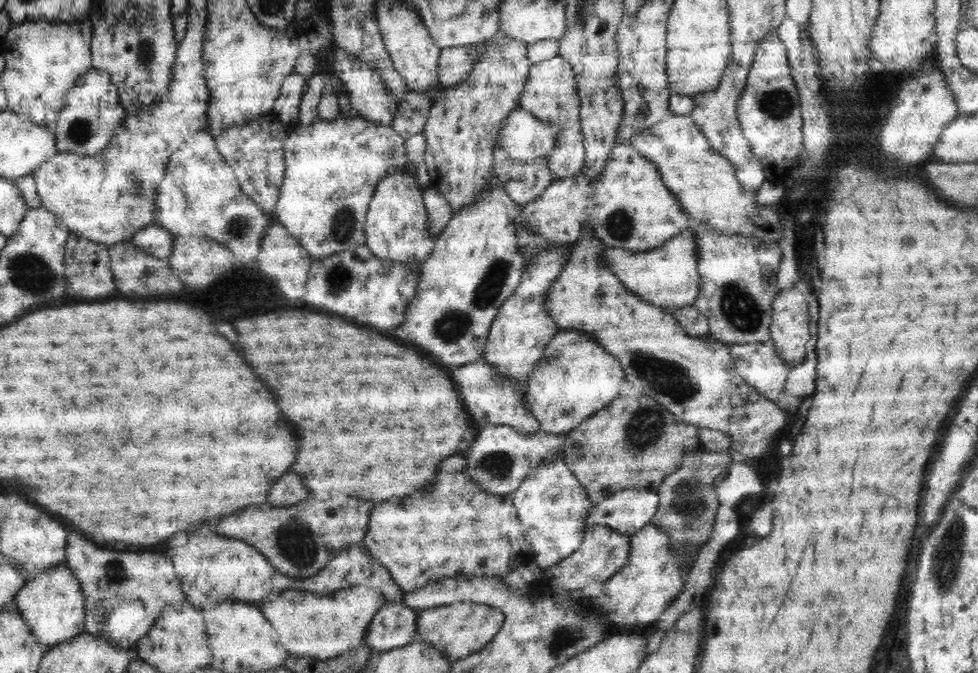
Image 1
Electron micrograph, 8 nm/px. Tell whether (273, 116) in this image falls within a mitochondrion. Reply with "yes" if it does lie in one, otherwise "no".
no

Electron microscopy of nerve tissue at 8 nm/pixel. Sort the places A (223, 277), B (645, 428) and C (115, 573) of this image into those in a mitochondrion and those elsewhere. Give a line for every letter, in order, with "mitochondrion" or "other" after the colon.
A: other
B: mitochondrion
C: mitochondrion

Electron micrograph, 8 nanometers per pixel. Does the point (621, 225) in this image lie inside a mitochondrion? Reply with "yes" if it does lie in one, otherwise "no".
yes

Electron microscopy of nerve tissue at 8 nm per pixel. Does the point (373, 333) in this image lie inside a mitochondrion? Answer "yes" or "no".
no

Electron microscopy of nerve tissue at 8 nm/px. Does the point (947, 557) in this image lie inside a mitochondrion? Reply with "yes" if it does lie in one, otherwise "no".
yes

